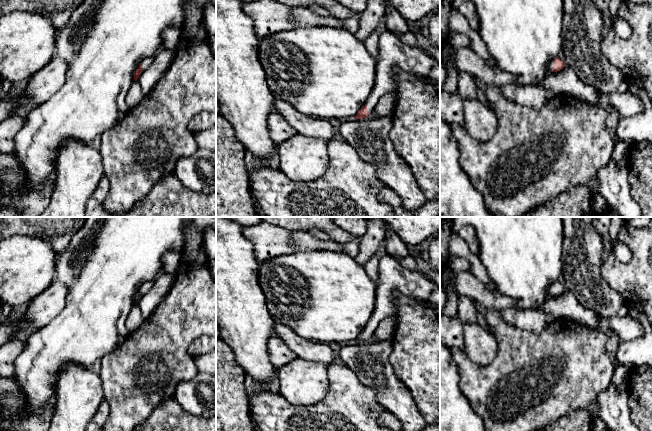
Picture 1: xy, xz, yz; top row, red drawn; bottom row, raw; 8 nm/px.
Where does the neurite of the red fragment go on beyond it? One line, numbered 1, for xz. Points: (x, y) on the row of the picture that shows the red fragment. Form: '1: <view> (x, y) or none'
1: xz (393, 53)

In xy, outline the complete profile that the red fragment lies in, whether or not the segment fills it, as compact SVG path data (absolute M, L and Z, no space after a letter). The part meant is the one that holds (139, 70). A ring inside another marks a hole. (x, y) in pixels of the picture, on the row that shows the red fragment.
M150 56L150 57L146 57L144 58L141 63L139 64L136 72L134 73L134 80L137 81L139 75L145 71L146 69L149 68L149 66L152 64L153 62L153 57Z

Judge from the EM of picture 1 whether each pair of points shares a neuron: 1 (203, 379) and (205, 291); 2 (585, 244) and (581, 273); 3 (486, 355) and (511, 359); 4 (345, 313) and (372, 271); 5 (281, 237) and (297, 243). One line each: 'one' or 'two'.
1: two
2: one
3: two
4: two
5: two

